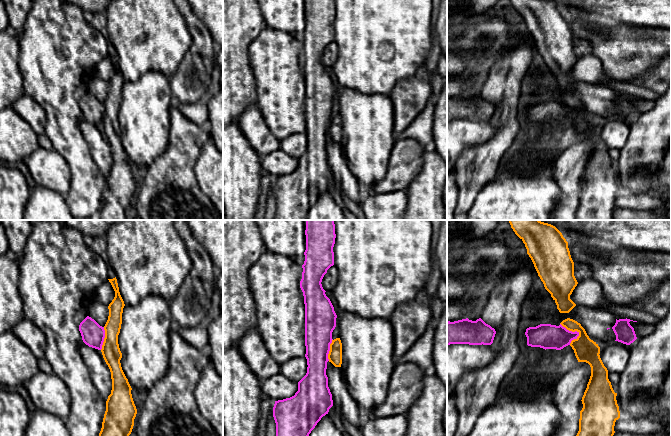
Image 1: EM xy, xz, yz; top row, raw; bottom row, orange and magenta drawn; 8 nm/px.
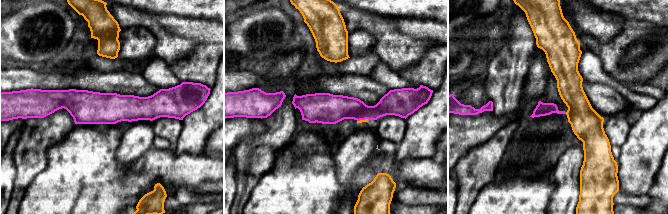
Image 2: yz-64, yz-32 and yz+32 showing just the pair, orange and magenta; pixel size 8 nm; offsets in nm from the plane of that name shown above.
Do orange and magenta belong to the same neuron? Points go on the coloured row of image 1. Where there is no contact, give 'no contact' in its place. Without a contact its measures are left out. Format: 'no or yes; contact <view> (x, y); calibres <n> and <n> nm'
no; contact yz (575, 330); calibres 190 and 200 nm

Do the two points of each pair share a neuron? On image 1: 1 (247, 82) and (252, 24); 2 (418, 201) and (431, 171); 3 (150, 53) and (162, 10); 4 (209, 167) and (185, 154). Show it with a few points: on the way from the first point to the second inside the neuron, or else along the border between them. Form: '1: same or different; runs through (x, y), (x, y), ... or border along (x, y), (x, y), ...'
1: same; runs through (240, 68), (240, 38)
2: same; runs through (424, 194), (430, 178)
3: same; runs through (150, 42), (151, 21)
4: different; border along (208, 139), (203, 145), (194, 166), (197, 184)

